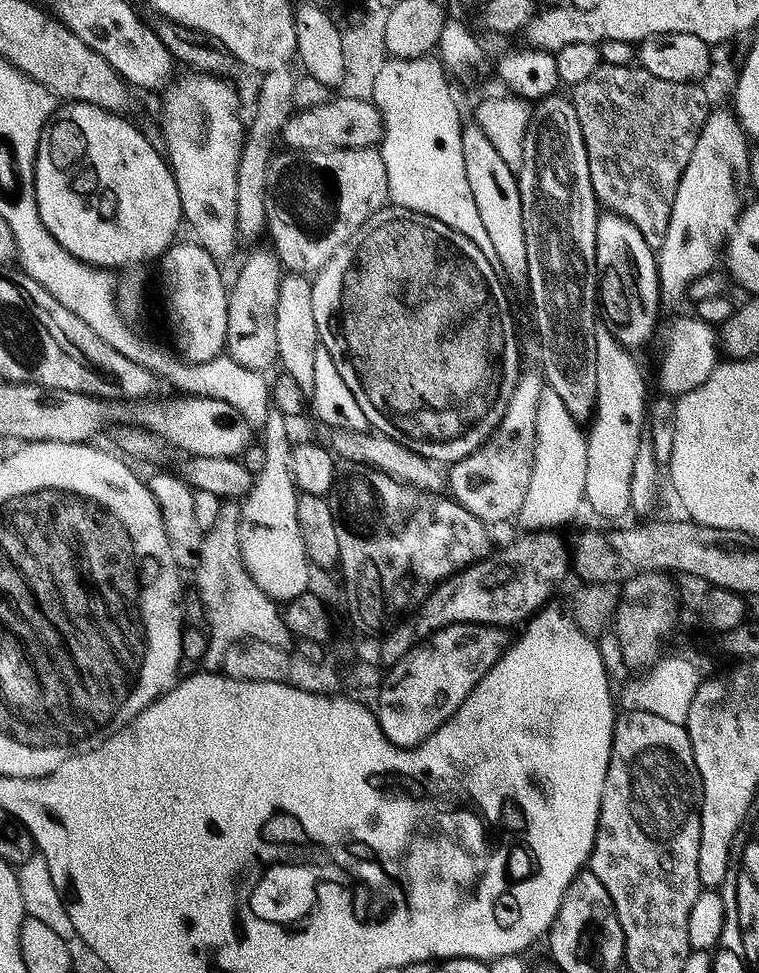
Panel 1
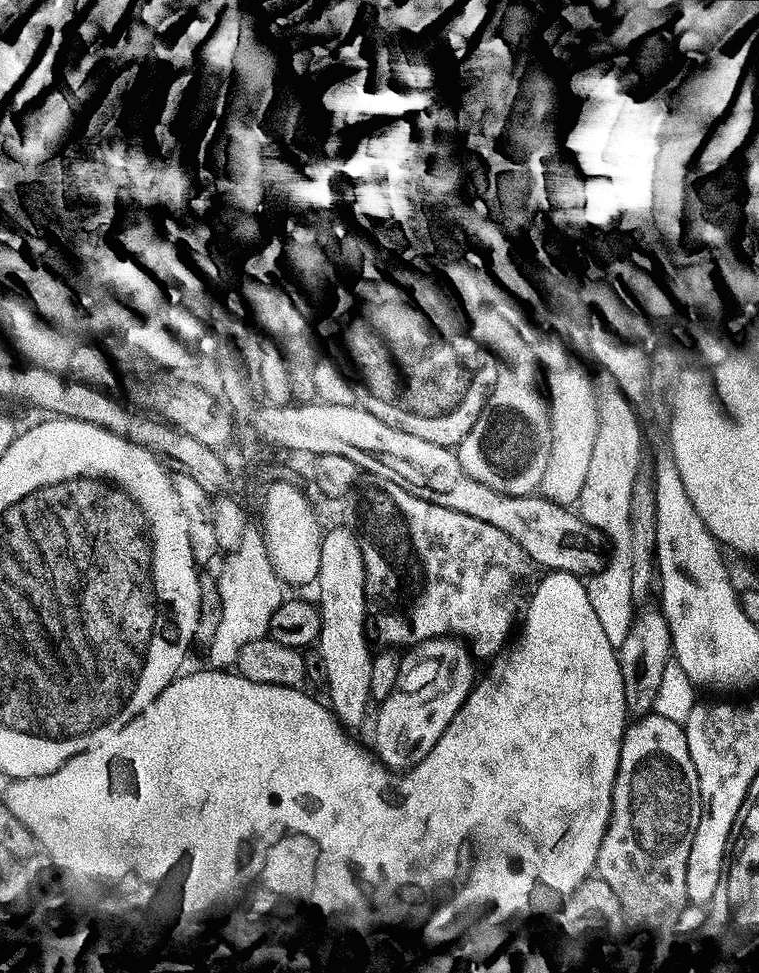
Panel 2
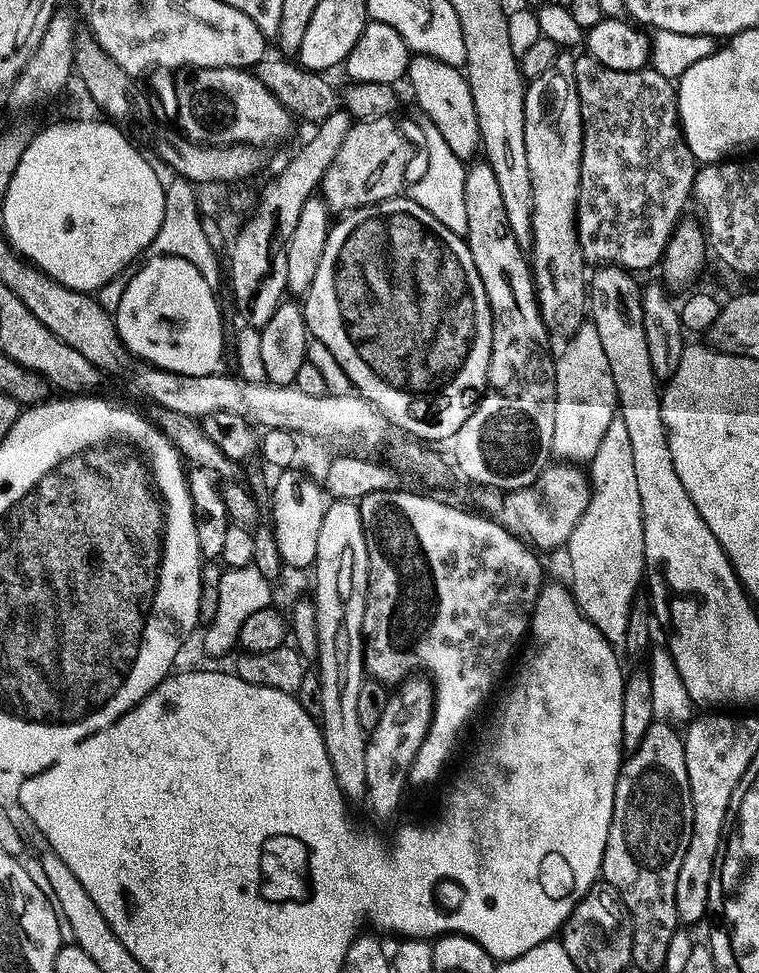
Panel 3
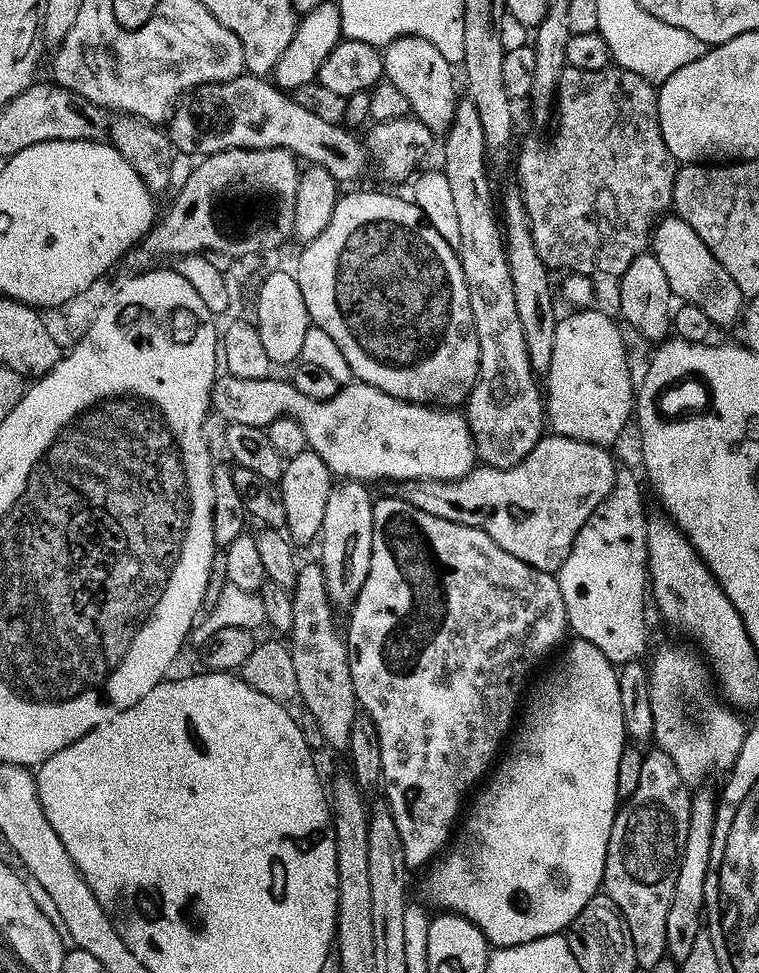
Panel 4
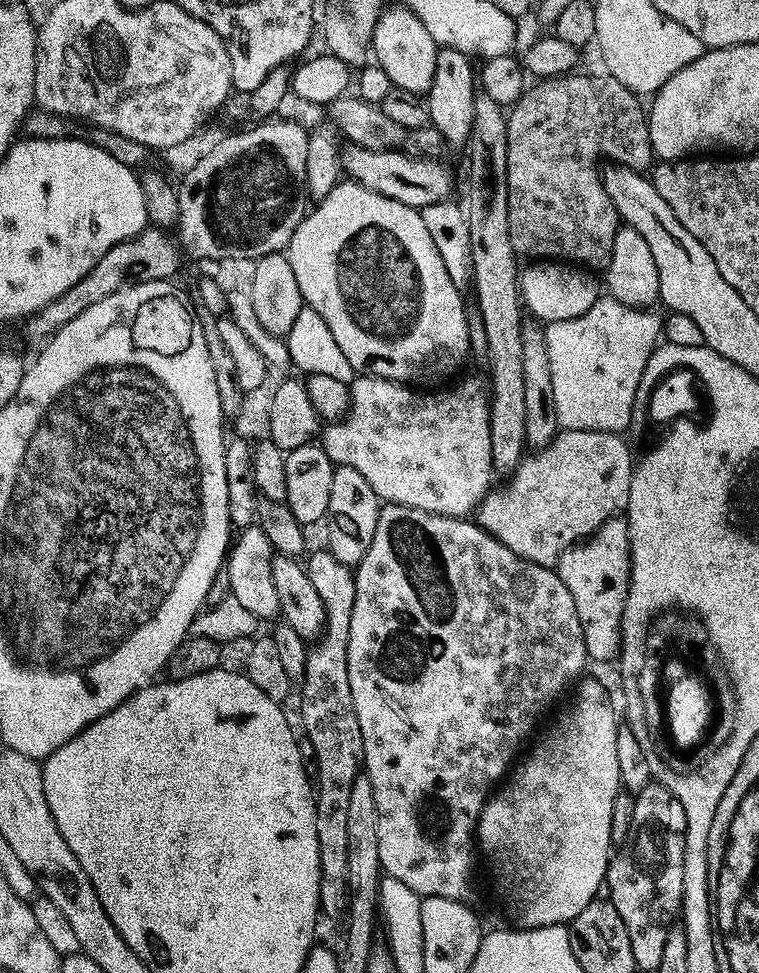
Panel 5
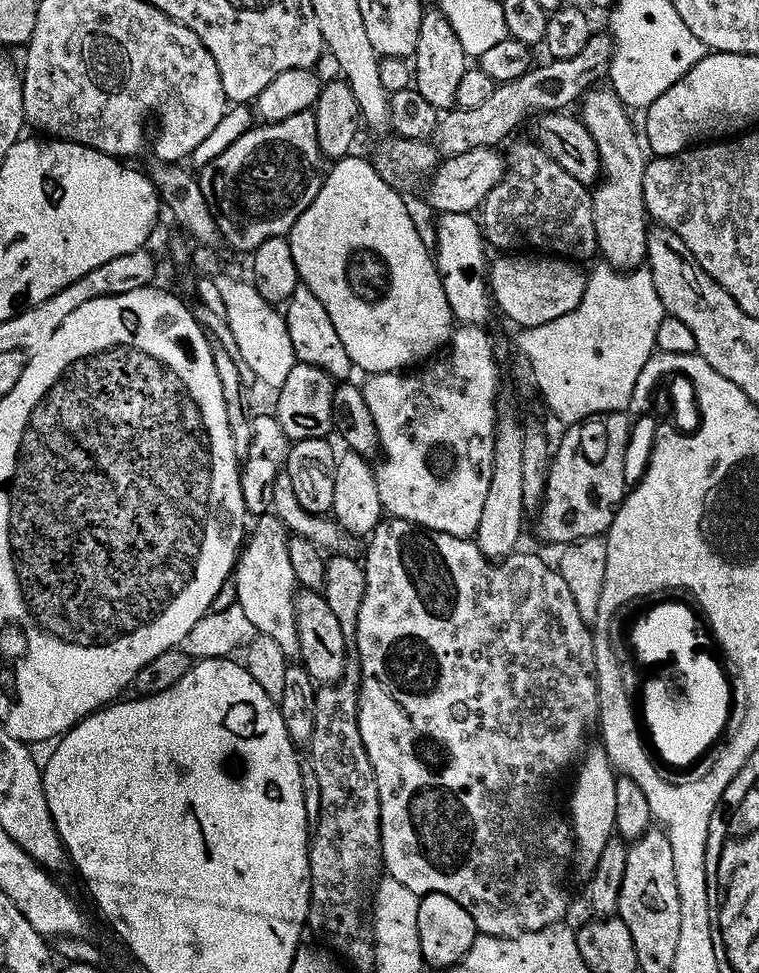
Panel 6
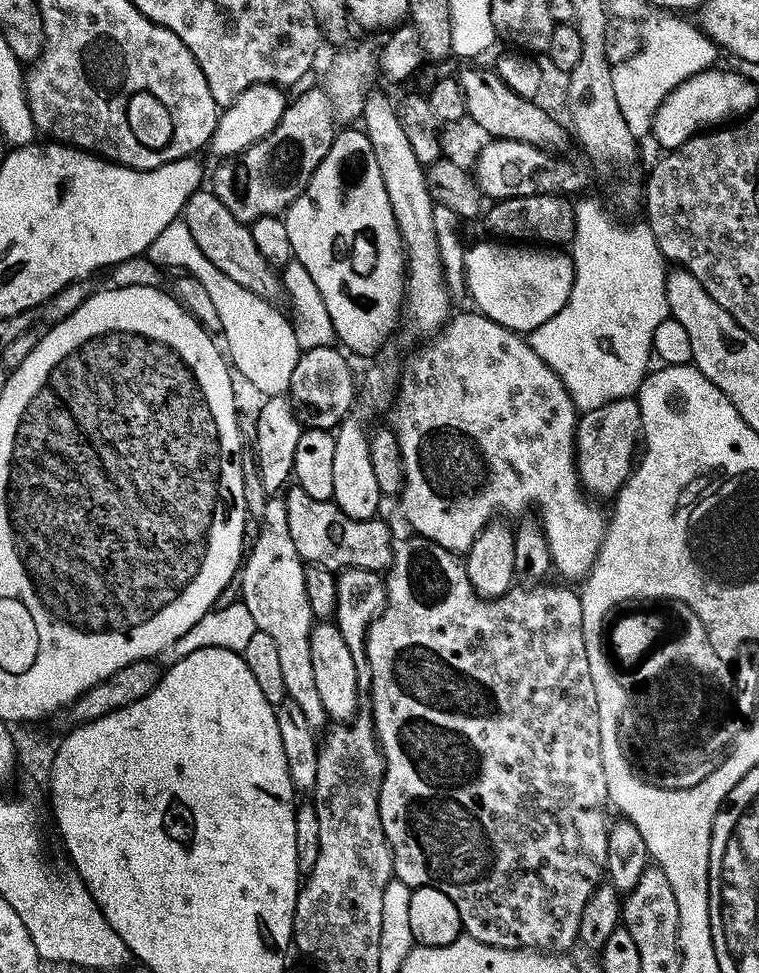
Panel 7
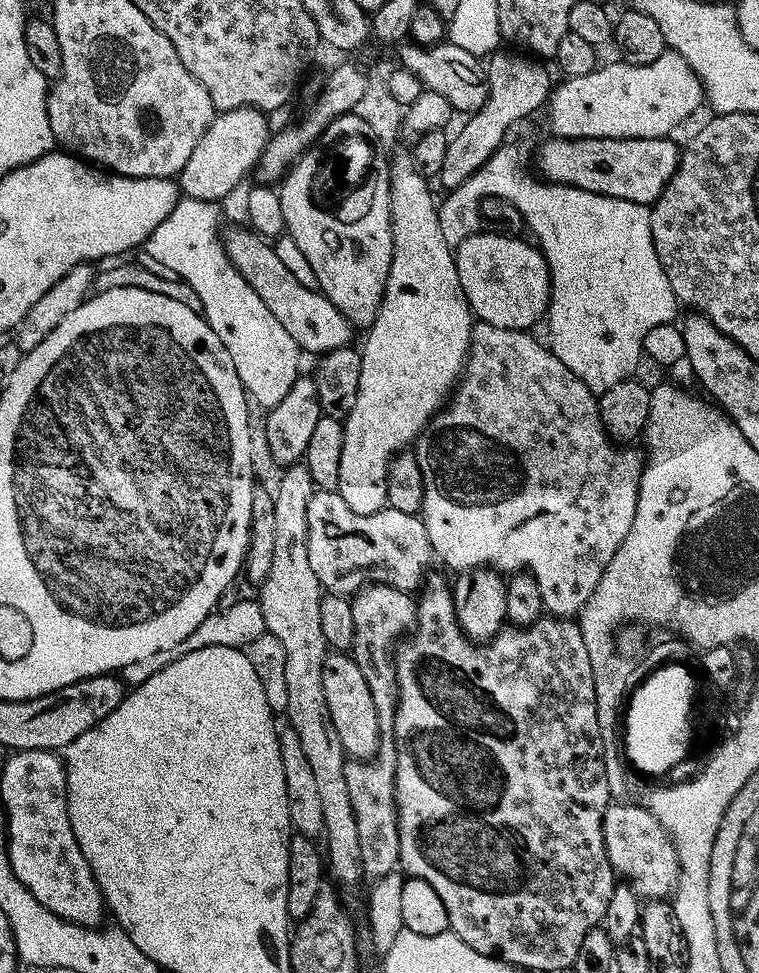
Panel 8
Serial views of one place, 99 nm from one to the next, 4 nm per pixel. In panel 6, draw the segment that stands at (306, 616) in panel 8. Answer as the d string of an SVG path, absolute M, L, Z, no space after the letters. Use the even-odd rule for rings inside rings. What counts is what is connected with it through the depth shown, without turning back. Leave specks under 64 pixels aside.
M265 514L255 521L256 529L247 533L242 547L236 558L234 569L234 584L236 580L235 603L240 605L240 609L250 618L250 622L255 626L257 633L266 638L270 638L282 650L285 658L299 657L298 634L296 623L294 622L294 606L292 600L296 597L298 585L294 578L294 570L290 566L290 554L288 553L288 537L286 529L280 523L278 517Z

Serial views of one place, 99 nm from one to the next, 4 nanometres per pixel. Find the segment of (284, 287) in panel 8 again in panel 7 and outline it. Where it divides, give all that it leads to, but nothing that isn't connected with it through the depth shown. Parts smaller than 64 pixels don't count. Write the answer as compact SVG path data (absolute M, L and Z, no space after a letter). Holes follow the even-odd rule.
M198 190L194 193L184 205L182 219L186 222L190 238L194 238L198 250L202 250L202 254L206 254L206 258L214 262L214 266L218 266L222 274L226 274L226 278L238 282L238 286L264 297L269 302L275 301L276 295L281 295L281 277L259 253L258 246L251 237L249 225L234 218L234 214L226 210L226 206L216 197L215 192Z

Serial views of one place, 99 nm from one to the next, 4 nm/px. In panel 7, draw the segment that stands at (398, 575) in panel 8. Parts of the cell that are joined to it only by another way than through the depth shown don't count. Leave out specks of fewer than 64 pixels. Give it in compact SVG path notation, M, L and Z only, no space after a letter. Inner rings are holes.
M295 486L289 487L283 493L282 499L286 506L286 522L290 522L290 538L294 538L294 550L298 550L301 560L308 564L317 564L335 573L346 568L361 568L383 573L391 565L394 539L392 540L387 526L380 521L380 518L355 520L347 516L332 500L315 500L310 498L310 494L306 494L306 490Z

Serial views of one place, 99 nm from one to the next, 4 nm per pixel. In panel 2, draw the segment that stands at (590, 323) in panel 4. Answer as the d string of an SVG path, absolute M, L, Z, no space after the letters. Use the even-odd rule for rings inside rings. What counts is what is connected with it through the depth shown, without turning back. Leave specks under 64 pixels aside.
M564 368L546 380L546 395L552 441L550 462L546 462L546 474L542 474L539 491L547 500L572 506L579 501L582 486L586 482L586 469L590 467L590 450L594 450L594 438L598 434L597 385L580 368Z

